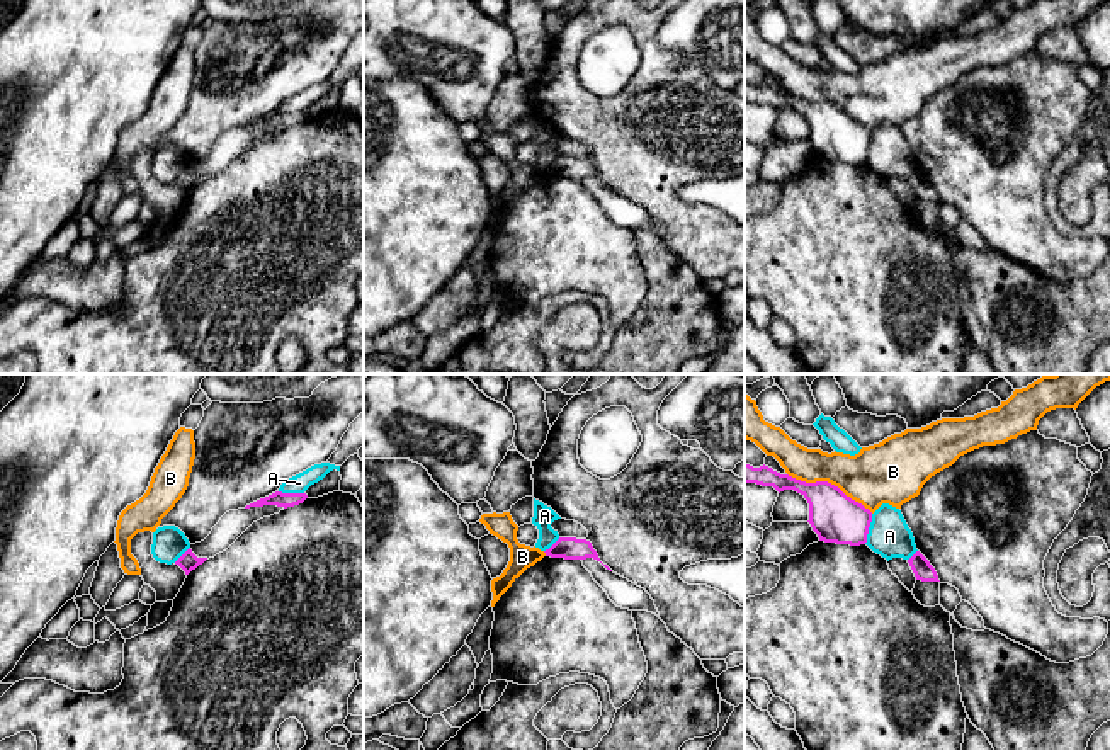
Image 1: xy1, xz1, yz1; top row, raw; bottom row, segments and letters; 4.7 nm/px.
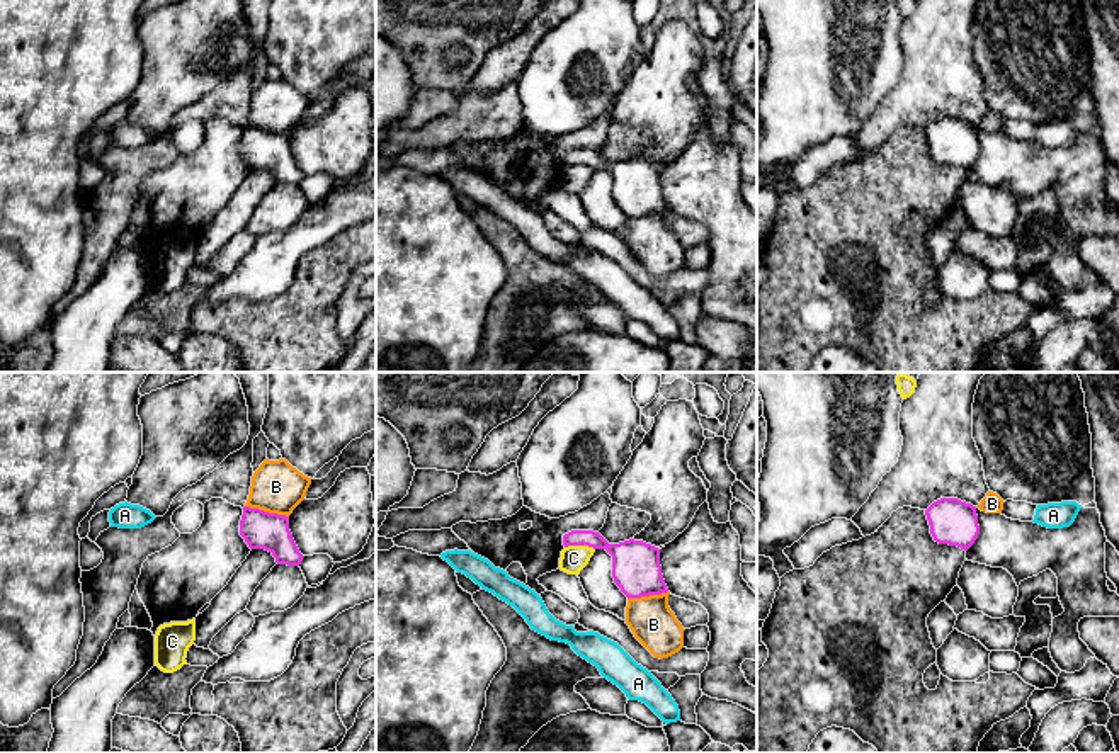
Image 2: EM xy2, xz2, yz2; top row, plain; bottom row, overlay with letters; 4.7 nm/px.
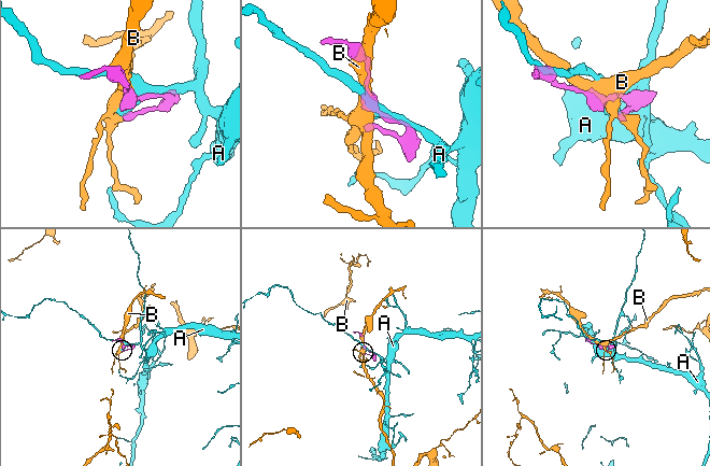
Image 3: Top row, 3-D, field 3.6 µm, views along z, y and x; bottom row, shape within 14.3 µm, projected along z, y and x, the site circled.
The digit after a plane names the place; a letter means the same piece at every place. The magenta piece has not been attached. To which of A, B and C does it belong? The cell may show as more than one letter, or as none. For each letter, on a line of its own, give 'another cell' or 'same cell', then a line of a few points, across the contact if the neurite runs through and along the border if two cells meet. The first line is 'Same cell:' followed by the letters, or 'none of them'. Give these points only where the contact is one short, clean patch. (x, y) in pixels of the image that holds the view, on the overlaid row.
Same cell: B
A: another cell
B: same cell
C: another cell | xz2 (565, 546), (590, 546), (594, 549)

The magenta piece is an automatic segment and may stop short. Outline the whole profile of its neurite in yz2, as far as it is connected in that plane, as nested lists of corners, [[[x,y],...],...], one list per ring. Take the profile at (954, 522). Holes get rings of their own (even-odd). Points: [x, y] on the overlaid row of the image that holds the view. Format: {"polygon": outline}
{"polygon": [[[940,498],[925,510],[935,542],[968,551],[978,534],[976,507],[957,498]]]}

